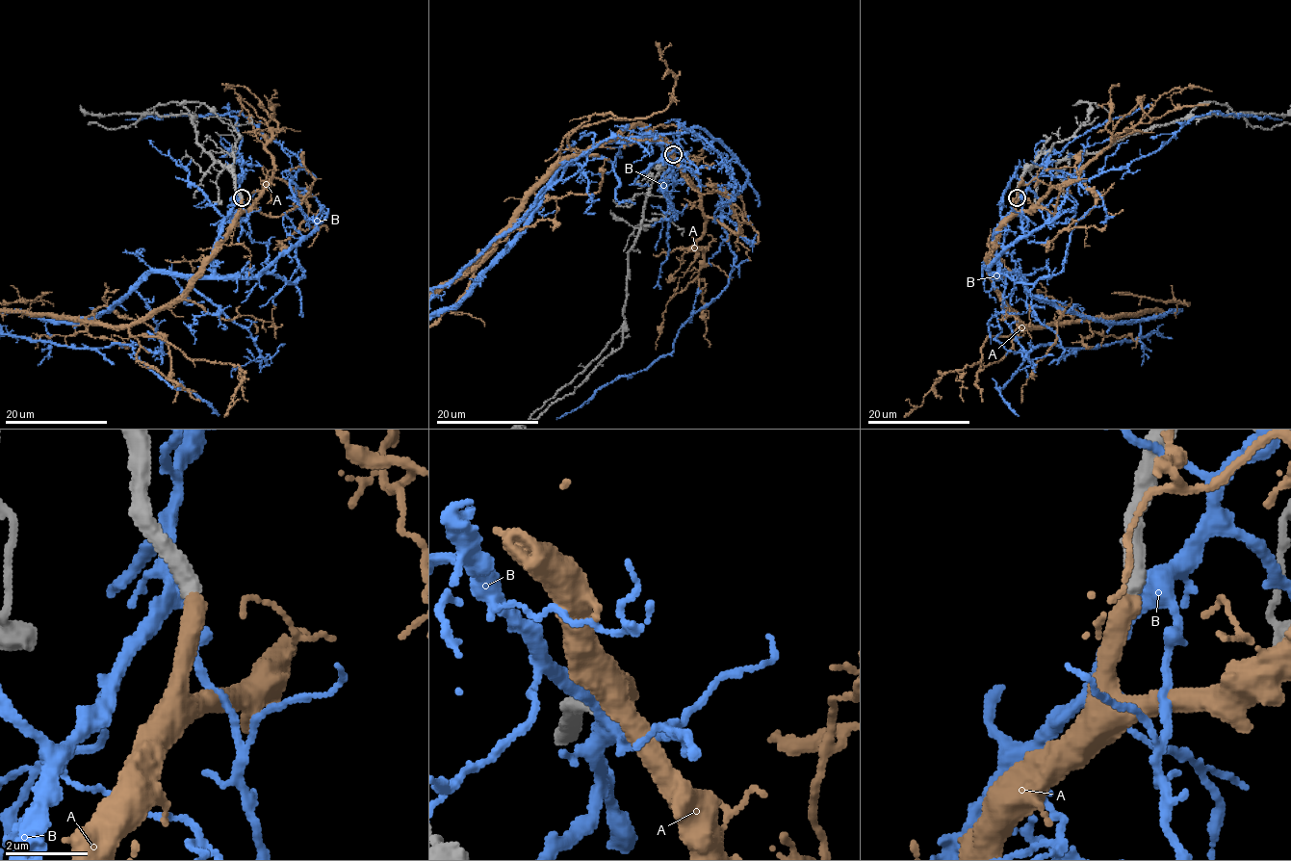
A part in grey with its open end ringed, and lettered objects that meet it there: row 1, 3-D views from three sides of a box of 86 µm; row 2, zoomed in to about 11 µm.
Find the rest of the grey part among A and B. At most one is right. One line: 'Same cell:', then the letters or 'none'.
Same cell: A

